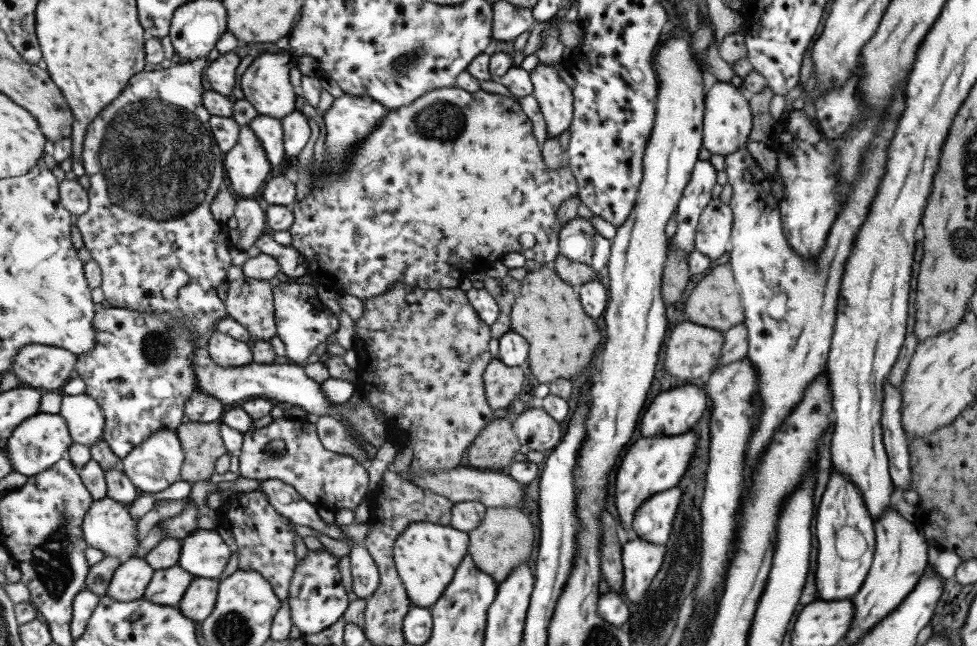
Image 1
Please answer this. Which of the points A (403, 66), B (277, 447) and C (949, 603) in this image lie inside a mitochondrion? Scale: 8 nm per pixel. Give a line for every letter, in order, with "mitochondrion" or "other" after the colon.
A: mitochondrion
B: mitochondrion
C: other

